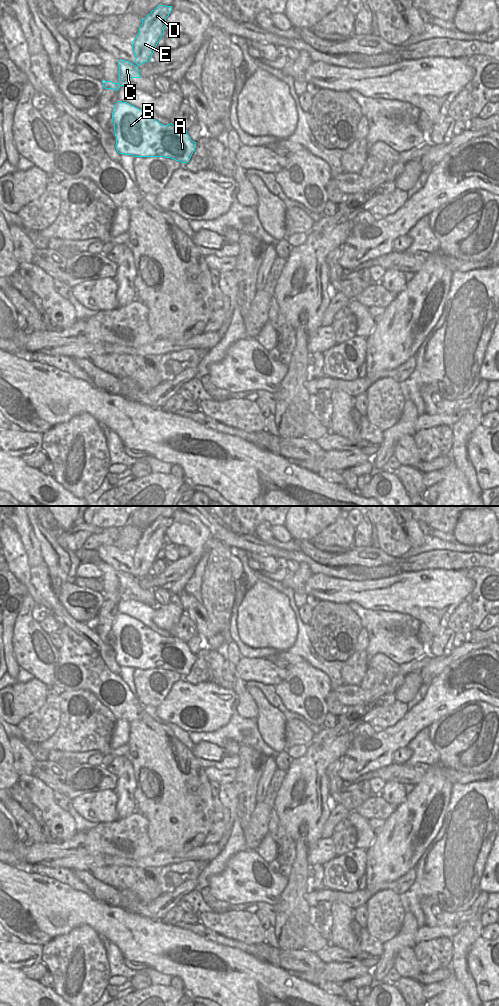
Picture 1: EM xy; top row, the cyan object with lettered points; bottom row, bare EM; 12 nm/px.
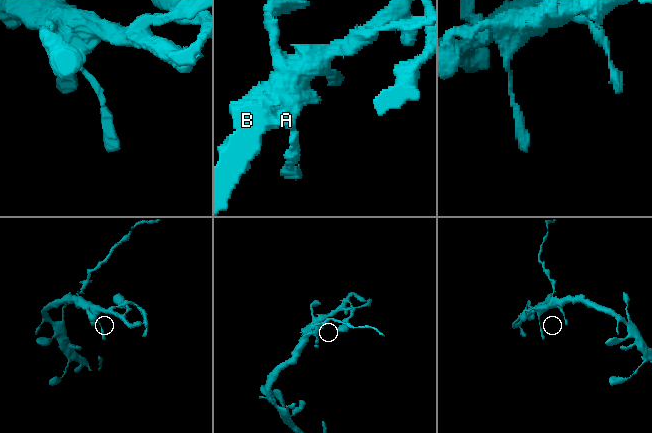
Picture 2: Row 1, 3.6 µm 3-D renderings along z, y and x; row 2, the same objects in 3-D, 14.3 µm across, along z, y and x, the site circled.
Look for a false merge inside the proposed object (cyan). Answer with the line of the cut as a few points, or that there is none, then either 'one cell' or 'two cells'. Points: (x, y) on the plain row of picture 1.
cut xy (119, 593), (121, 597); two cells

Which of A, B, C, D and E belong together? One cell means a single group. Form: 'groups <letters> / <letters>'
groups A B / C D E

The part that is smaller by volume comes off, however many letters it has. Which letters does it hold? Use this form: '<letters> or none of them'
C, D, E.

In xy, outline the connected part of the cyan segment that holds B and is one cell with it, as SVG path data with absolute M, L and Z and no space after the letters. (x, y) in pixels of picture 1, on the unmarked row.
M118 613L112 624L116 662L134 669L165 669L188 675L196 660L183 642L172 635L163 637L143 622Z

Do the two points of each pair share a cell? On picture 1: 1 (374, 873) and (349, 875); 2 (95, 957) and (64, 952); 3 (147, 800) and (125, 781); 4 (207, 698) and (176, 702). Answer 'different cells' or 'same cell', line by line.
1: different cells
2: same cell
3: different cells
4: same cell

